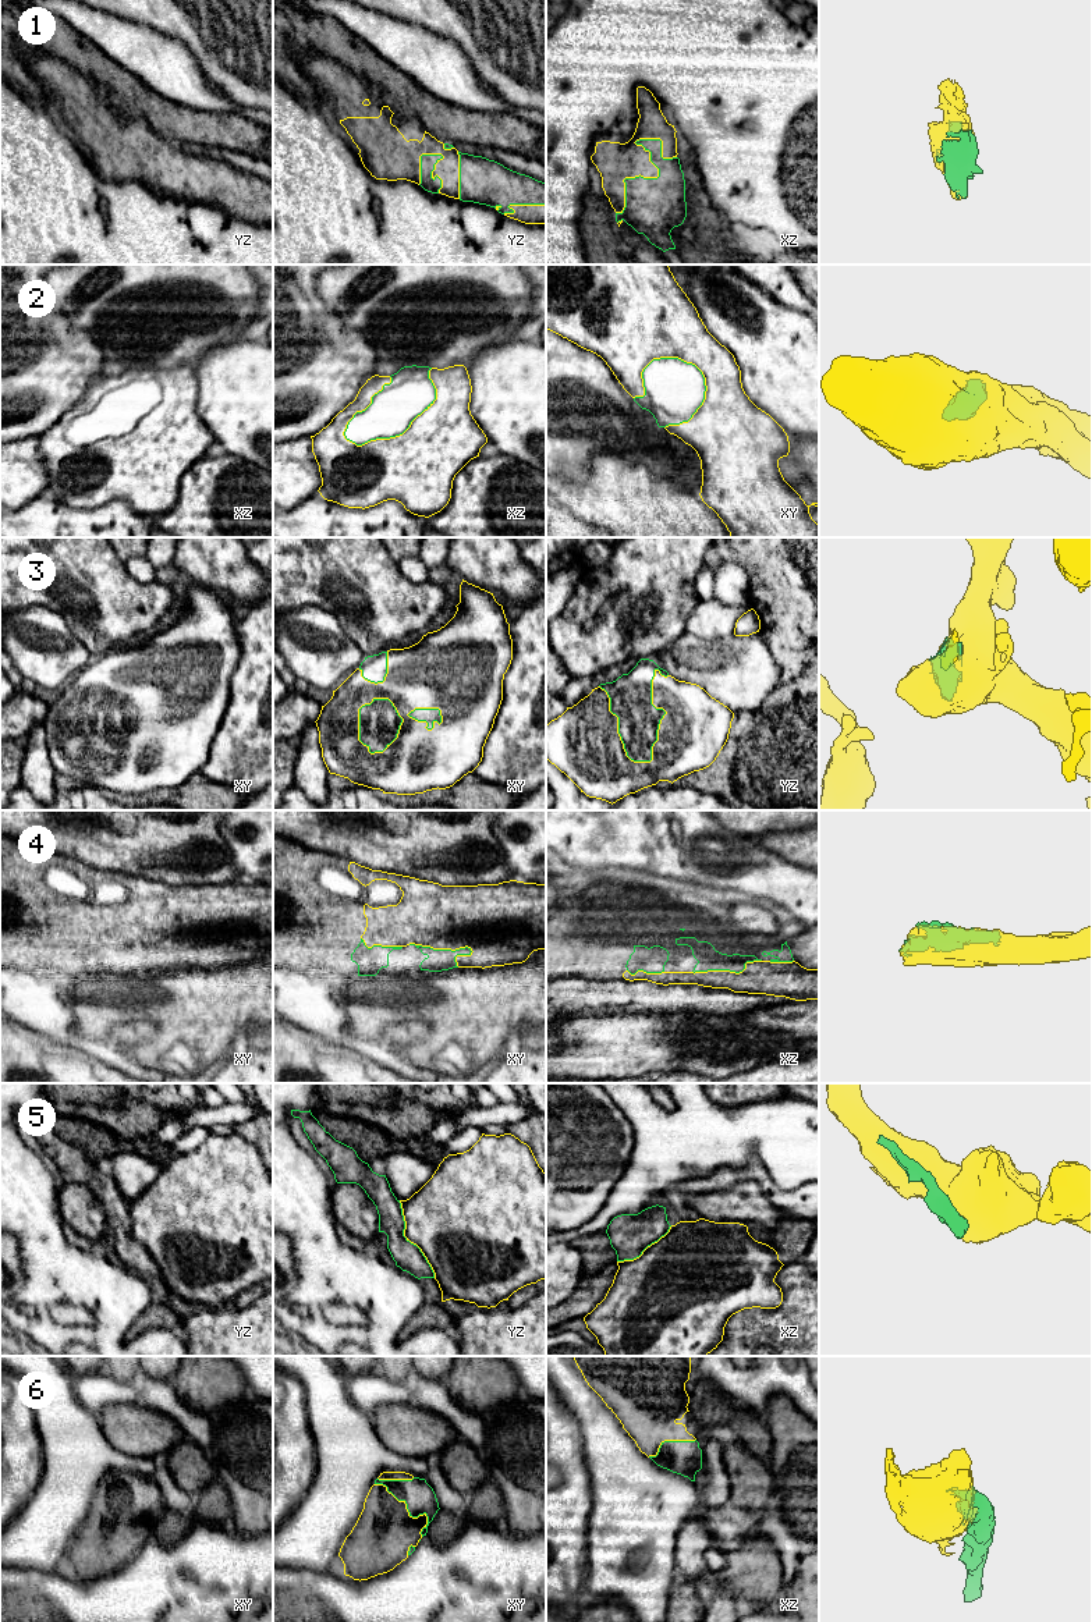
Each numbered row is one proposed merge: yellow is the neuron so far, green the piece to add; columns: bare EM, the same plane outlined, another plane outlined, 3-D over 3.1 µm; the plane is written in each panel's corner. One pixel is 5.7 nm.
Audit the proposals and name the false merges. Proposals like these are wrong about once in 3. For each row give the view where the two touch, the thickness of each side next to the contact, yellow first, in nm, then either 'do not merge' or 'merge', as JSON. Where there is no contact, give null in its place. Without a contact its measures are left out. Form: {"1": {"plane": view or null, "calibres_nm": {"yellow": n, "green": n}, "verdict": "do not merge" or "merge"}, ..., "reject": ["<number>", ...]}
{"1": {"plane": "xz", "calibres_nm": {"yellow": 220, "green": 340}, "verdict": "merge"}, "2": {"plane": "xz", "calibres_nm": {"yellow": 440, "green": 260}, "verdict": "merge"}, "3": {"plane": "yz", "calibres_nm": {"yellow": 380, "green": 240}, "verdict": "merge"}, "4": {"plane": "xy", "calibres_nm": {"yellow": 360, "green": 130}, "verdict": "merge"}, "5": {"plane": "yz", "calibres_nm": {"yellow": 460, "green": 160}, "verdict": "do not merge"}, "6": {"plane": "xy", "calibres_nm": {"yellow": 340, "green": 180}, "verdict": "merge"}, "reject": ["5"]}

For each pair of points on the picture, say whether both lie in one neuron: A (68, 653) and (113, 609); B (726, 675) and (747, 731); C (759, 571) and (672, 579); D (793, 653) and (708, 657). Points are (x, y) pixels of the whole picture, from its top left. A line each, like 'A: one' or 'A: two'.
A: two
B: two
C: two
D: two

